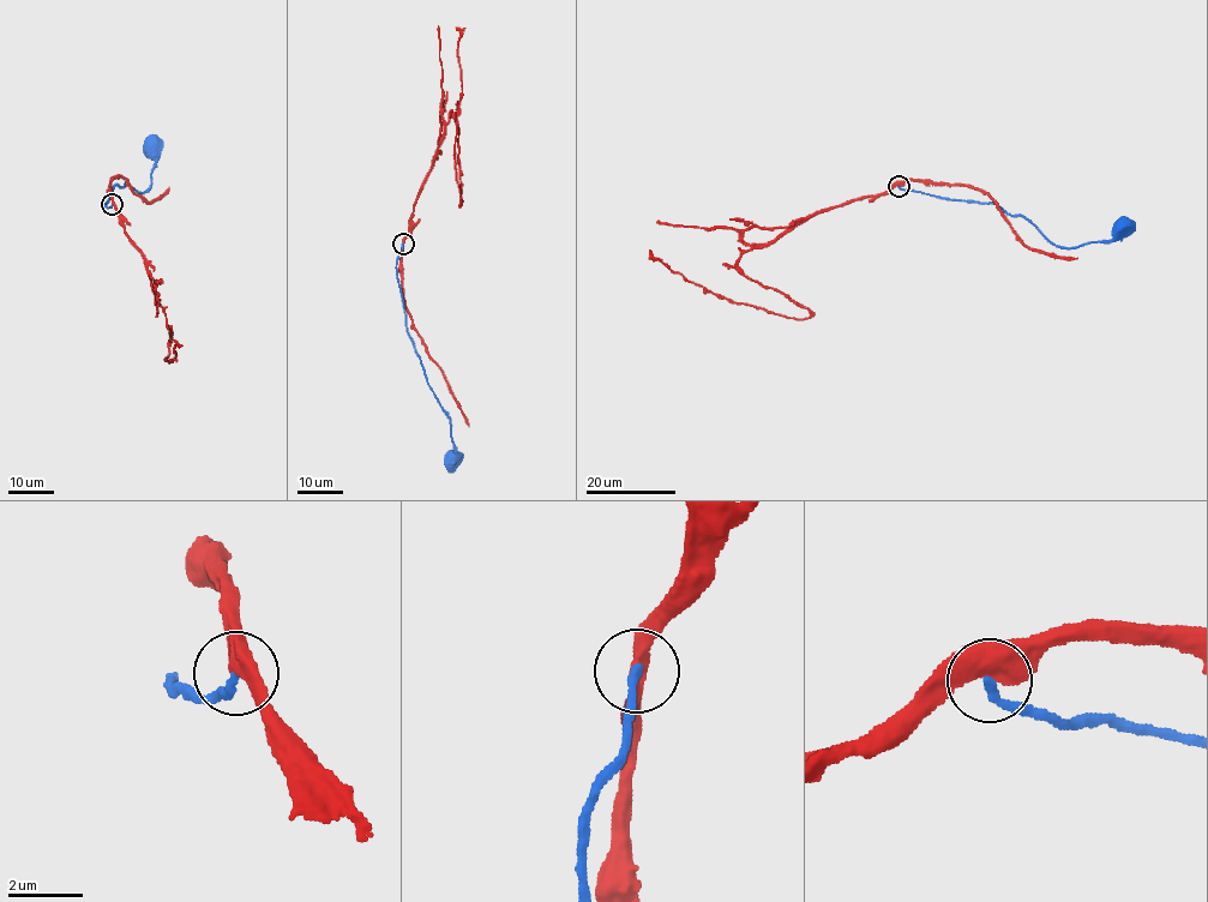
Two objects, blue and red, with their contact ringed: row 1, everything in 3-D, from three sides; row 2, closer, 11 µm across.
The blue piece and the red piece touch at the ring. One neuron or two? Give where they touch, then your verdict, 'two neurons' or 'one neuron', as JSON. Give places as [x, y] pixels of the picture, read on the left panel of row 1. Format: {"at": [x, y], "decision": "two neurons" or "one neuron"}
{"at": [112, 204], "decision": "two neurons"}

